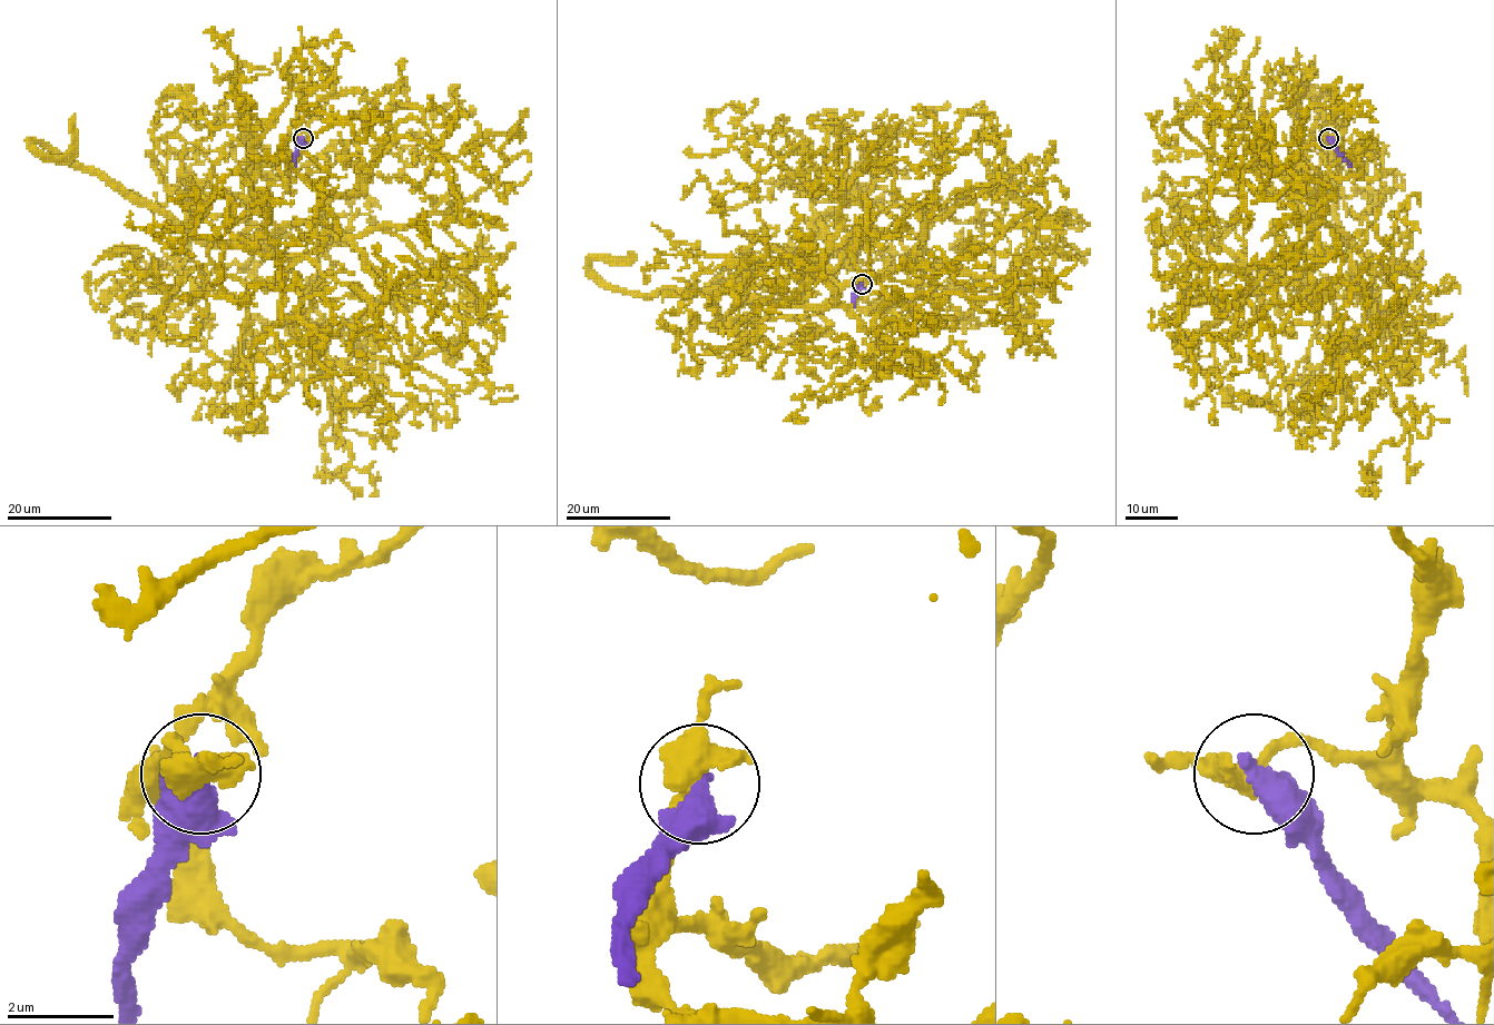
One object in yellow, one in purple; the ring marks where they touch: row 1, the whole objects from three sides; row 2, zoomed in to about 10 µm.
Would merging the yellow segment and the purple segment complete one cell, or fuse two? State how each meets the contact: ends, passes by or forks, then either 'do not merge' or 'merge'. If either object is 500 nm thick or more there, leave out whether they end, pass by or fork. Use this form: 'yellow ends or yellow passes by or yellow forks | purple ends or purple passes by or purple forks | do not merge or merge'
do not merge

